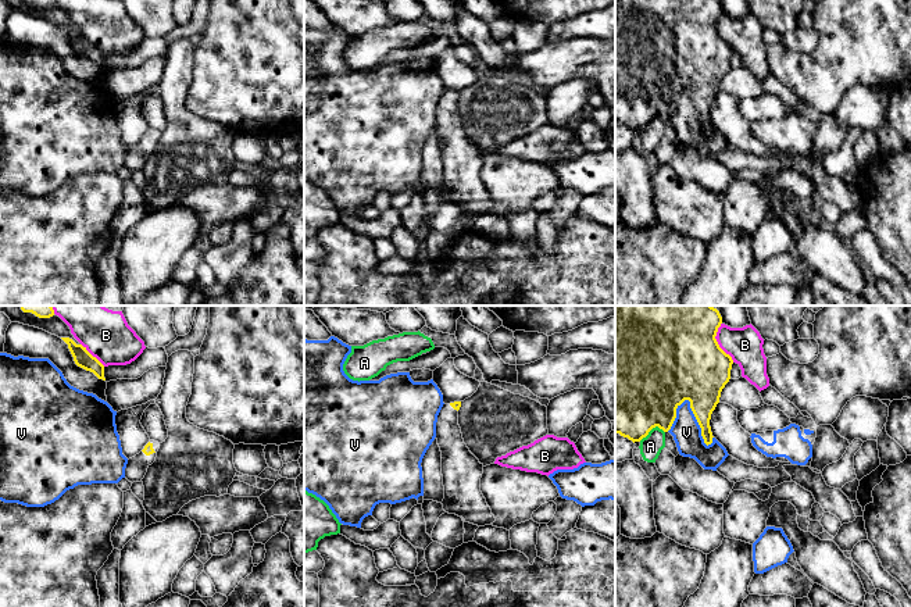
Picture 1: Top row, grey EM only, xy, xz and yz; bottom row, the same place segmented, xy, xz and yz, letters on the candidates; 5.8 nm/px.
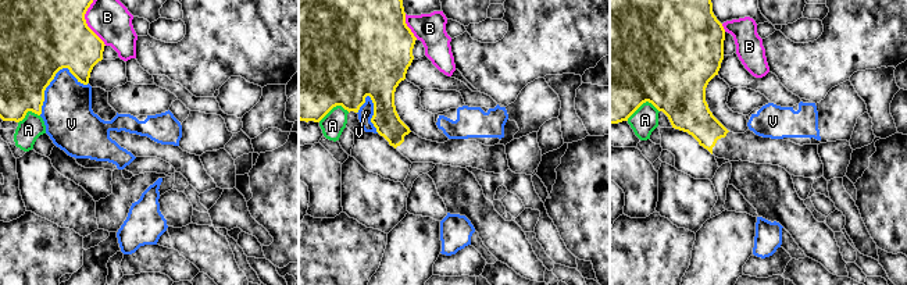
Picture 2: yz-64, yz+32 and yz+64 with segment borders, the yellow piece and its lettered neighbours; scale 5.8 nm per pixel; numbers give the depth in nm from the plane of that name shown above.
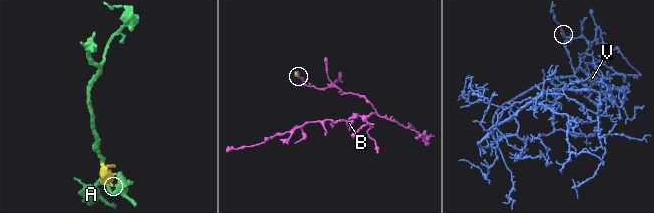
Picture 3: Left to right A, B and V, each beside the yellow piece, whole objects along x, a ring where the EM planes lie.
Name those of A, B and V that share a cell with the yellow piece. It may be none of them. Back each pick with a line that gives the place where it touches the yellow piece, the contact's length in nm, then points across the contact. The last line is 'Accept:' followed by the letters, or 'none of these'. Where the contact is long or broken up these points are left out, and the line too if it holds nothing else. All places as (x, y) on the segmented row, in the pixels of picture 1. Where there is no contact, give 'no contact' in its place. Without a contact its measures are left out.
Accept: none of these

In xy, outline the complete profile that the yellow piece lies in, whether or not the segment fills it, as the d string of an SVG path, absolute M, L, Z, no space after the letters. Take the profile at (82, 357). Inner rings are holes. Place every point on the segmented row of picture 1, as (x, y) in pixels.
M61 338L67 344L68 349L74 357L74 361L78 367L93 372L99 379L106 381L104 378L104 365L93 357L86 347L82 344L76 344L72 339L69 338Z

